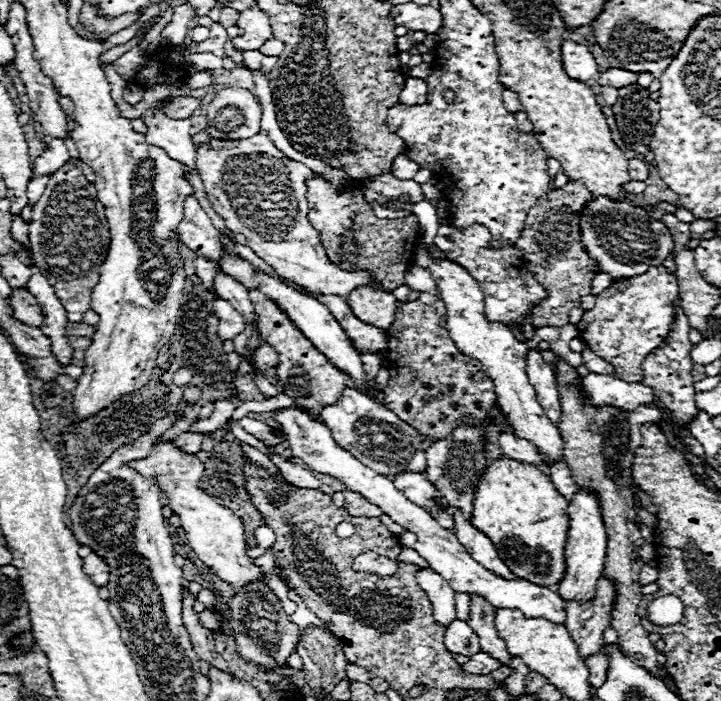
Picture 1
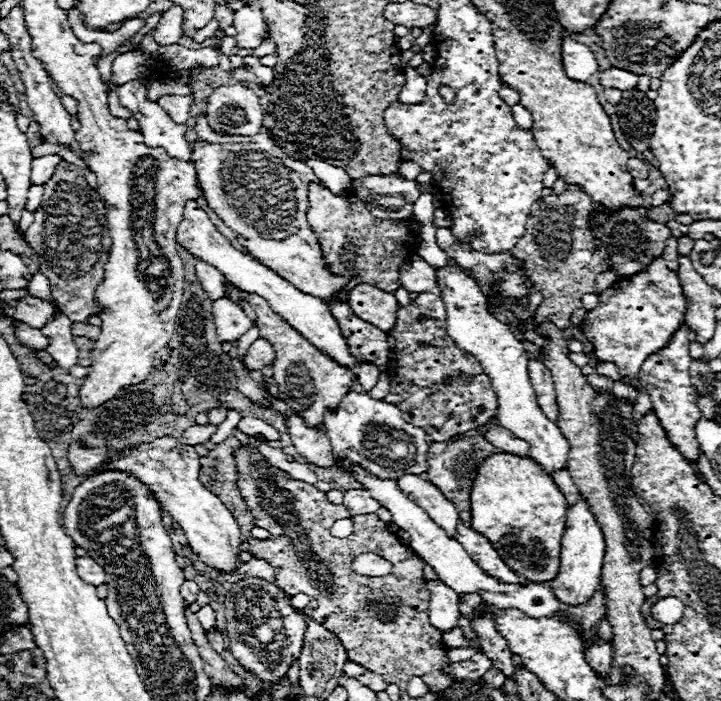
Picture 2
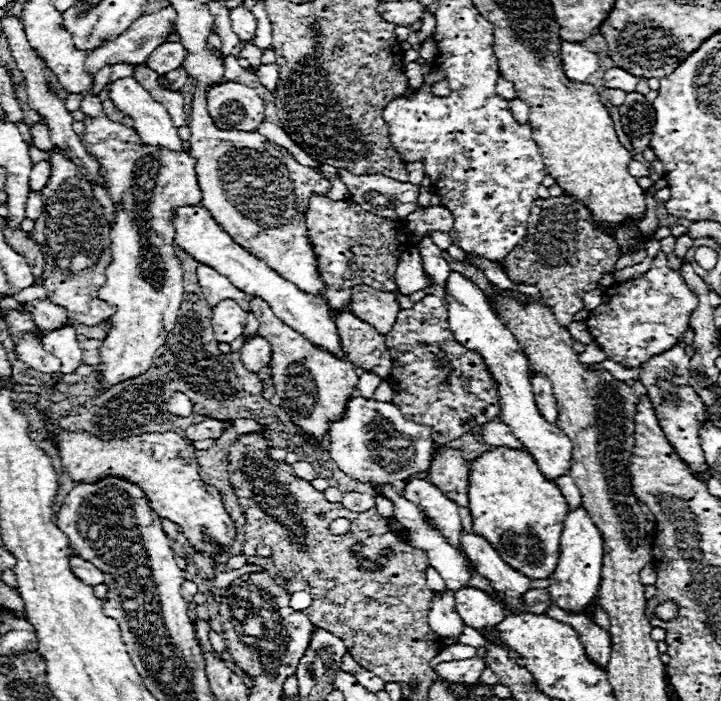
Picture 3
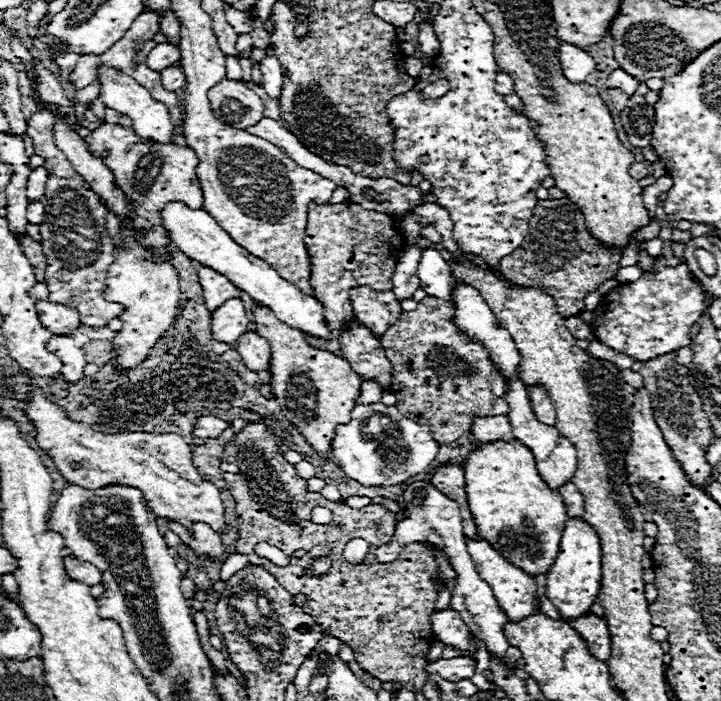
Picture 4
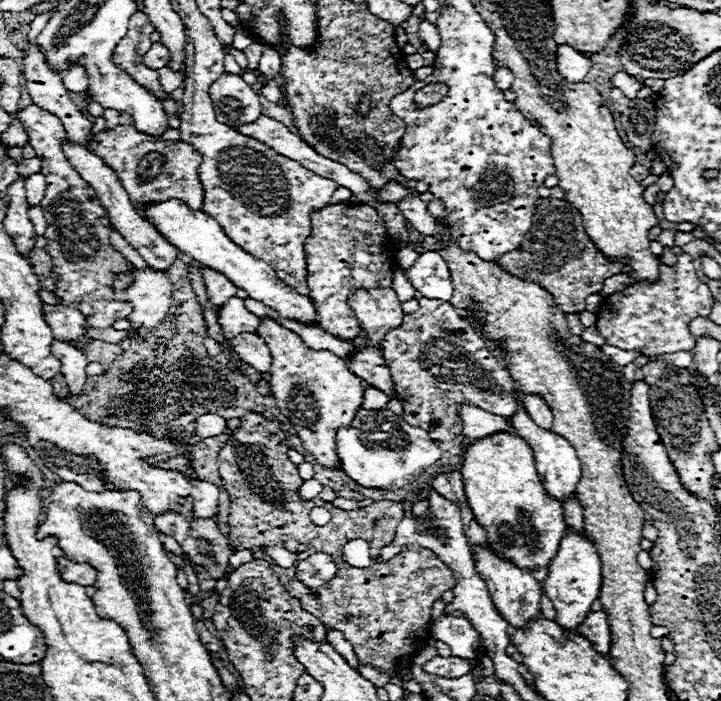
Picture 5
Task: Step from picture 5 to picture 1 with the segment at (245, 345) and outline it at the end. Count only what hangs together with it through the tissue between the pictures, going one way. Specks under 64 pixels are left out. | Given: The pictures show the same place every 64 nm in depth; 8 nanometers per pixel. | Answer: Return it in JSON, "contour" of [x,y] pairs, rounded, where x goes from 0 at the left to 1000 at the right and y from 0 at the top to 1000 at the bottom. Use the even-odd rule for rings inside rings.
{"contour":[[[366,488],[366,491],[361,491],[361,496],[355,496],[355,502],[350,502],[347,514],[350,514],[350,522],[355,522],[361,528],[369,528],[369,525],[383,522],[386,505],[380,502],[380,496],[374,491]]]}

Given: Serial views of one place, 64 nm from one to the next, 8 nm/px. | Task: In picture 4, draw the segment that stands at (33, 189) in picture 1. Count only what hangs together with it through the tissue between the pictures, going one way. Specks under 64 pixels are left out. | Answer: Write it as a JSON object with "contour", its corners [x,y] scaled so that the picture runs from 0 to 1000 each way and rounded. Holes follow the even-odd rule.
{"contour":[[[42,288],[39,294],[39,317],[55,322],[61,317],[61,294],[58,288]]]}

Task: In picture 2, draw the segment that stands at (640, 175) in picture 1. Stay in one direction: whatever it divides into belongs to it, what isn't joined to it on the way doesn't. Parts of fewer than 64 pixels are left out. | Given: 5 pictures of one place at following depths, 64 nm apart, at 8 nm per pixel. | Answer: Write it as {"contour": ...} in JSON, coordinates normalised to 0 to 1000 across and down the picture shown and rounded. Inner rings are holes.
{"contour":[[[874,225],[871,228],[871,245],[877,254],[899,254],[899,234],[885,228],[885,225]]]}

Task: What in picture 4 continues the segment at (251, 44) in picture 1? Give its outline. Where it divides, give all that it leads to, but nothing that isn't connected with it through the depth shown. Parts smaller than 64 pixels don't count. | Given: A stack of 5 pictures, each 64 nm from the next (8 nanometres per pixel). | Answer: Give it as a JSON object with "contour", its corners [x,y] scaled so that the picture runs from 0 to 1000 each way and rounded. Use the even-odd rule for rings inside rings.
{"contour":[[[313,11],[313,29],[316,34],[322,34],[322,40],[336,49],[336,46],[350,46],[350,34],[347,31],[347,20],[344,17],[333,17],[333,14],[325,14],[325,11]]]}

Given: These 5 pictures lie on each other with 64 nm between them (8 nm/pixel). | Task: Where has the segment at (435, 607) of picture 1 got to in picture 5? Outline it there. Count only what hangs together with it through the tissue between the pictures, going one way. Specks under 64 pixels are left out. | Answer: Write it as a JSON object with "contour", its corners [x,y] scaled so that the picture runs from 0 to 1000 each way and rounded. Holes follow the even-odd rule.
{"contour":[[[624,876],[610,879],[599,893],[599,907],[605,913],[616,913],[624,922],[627,936],[638,936],[644,942],[660,942],[671,927],[666,904],[641,879],[638,882],[630,882]]]}

